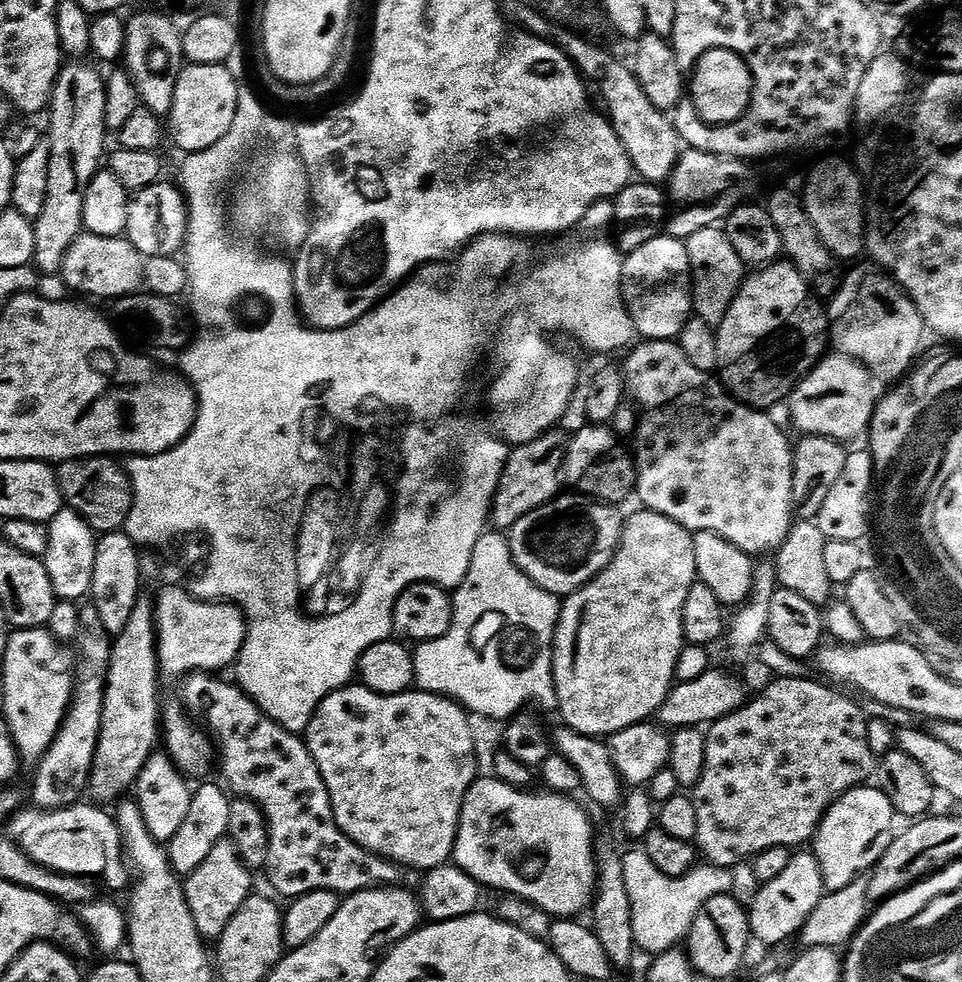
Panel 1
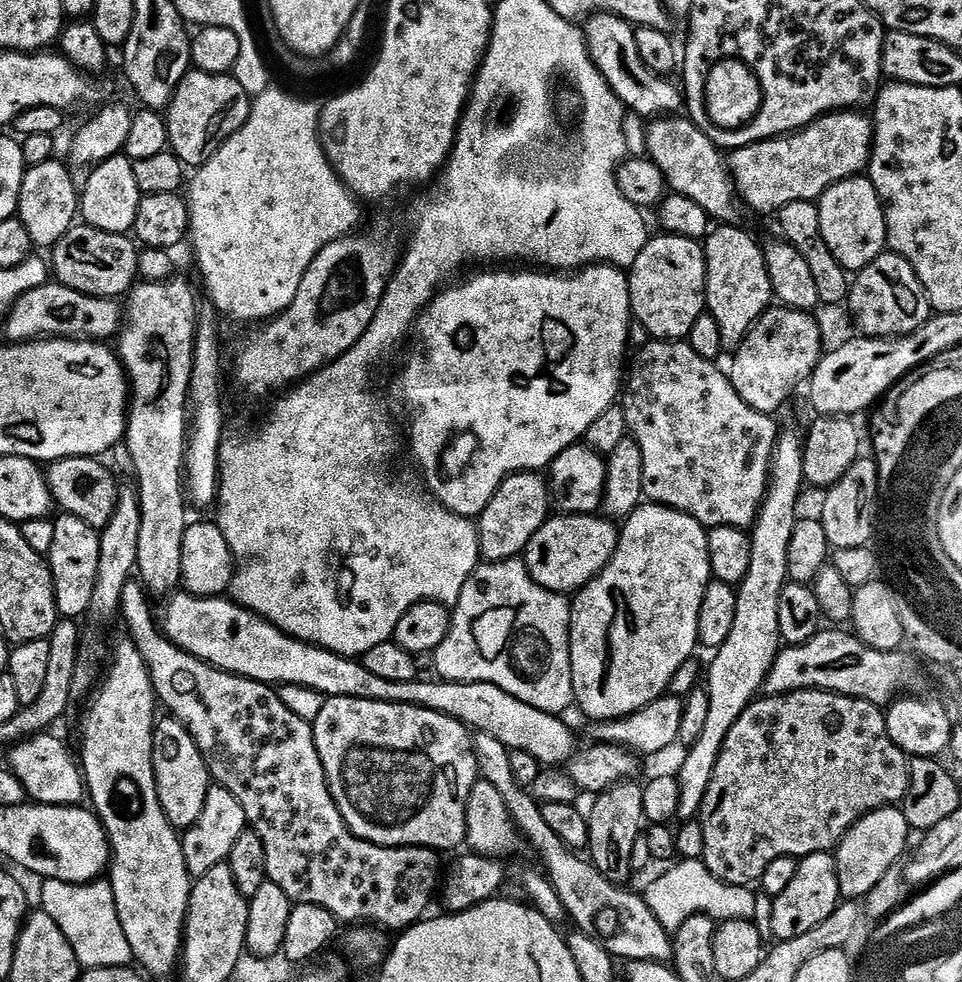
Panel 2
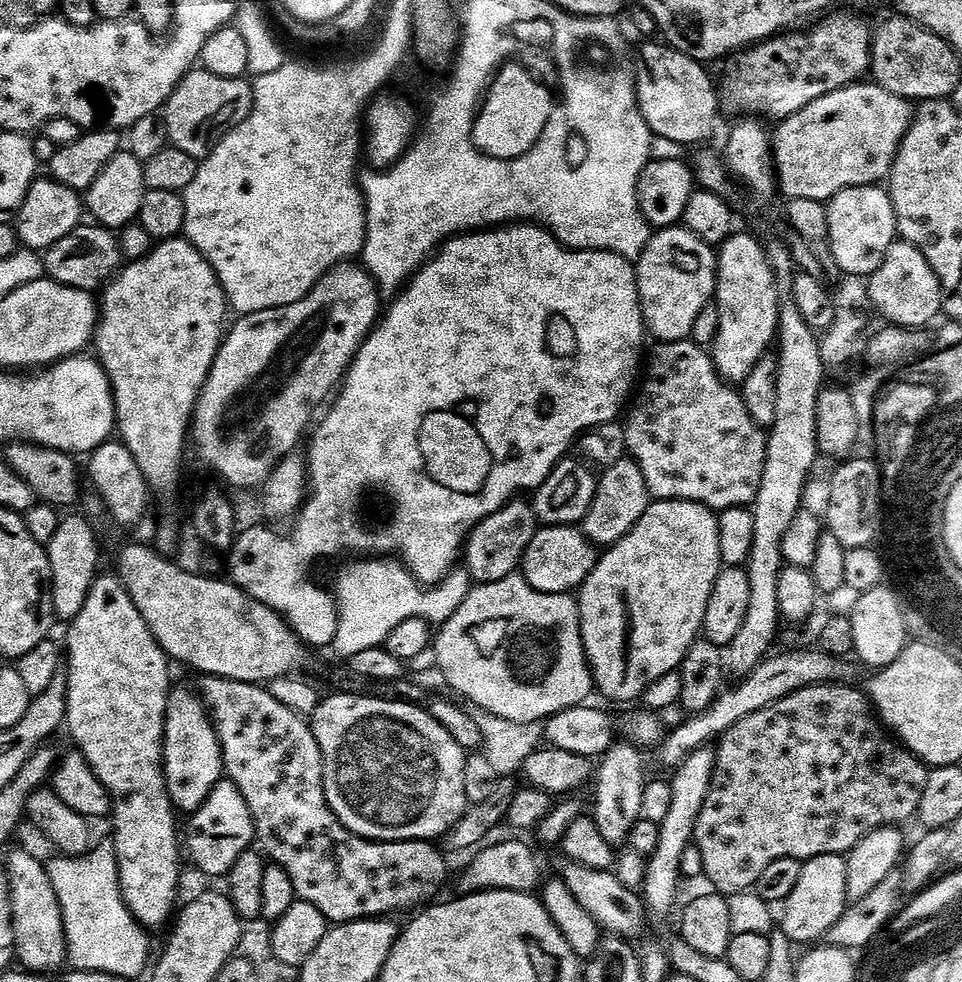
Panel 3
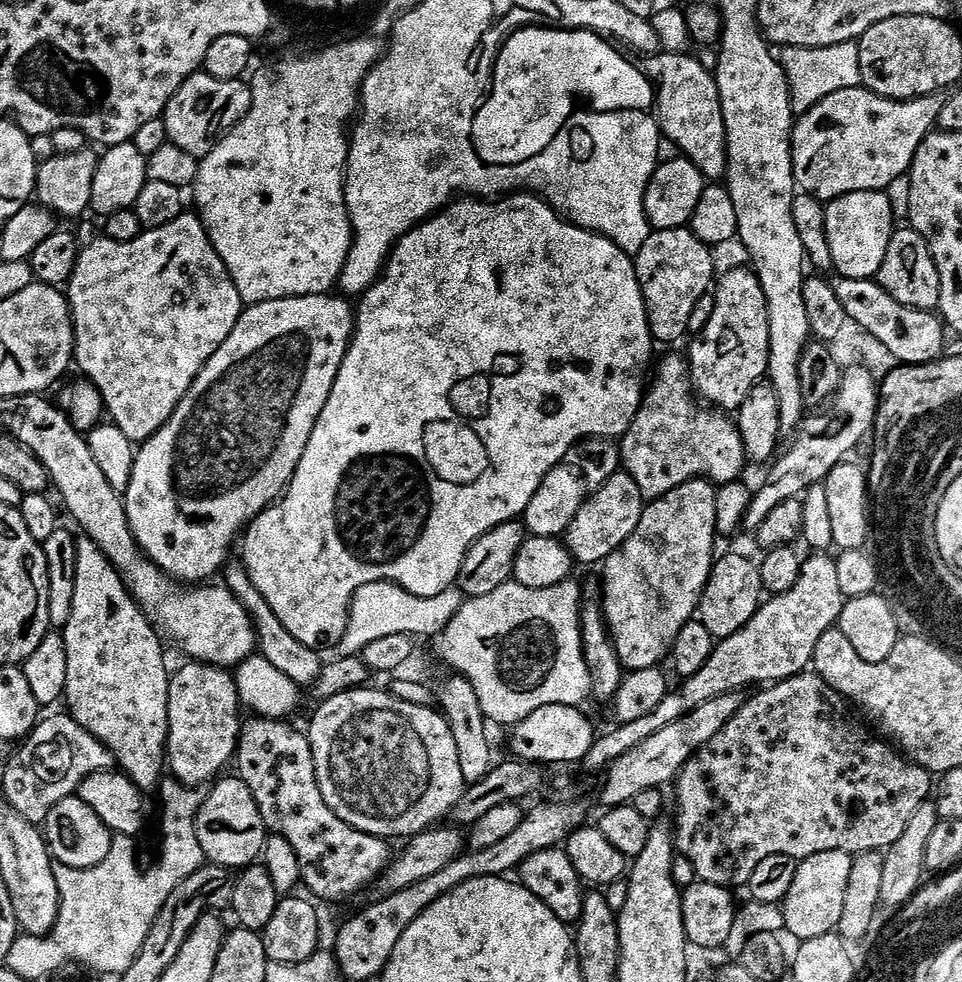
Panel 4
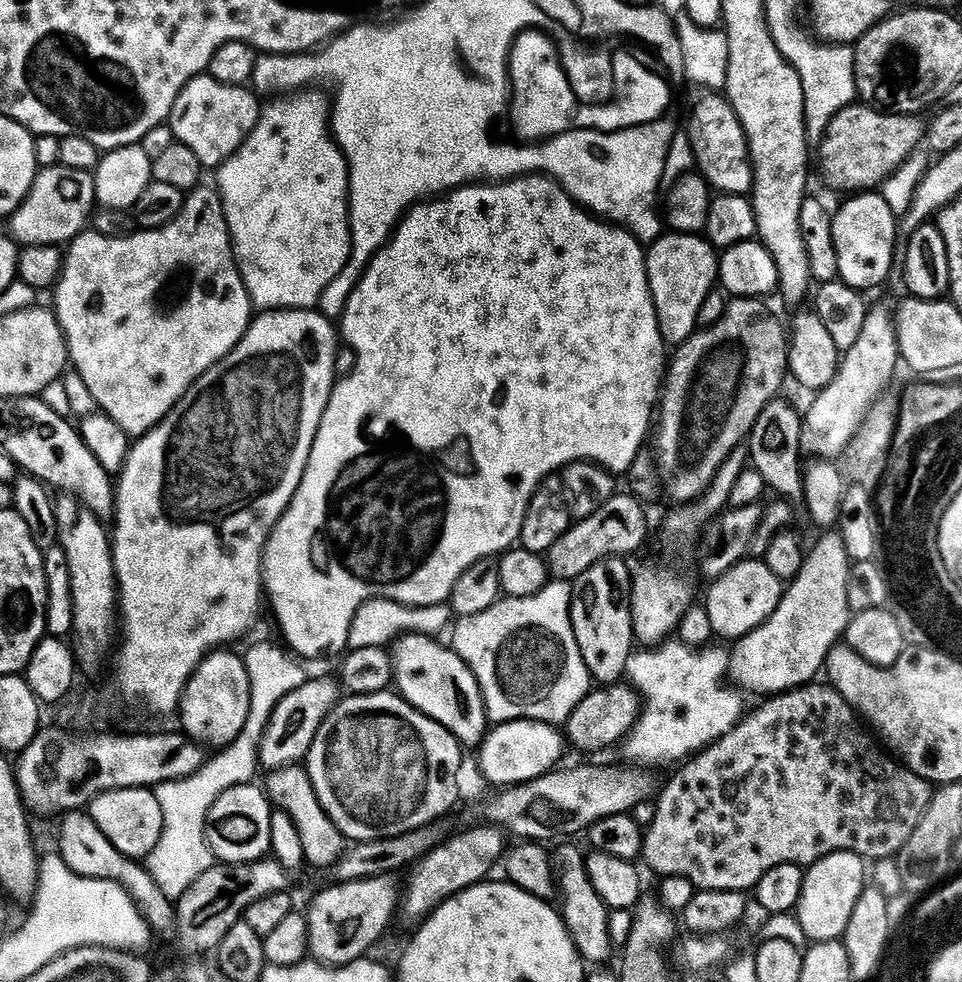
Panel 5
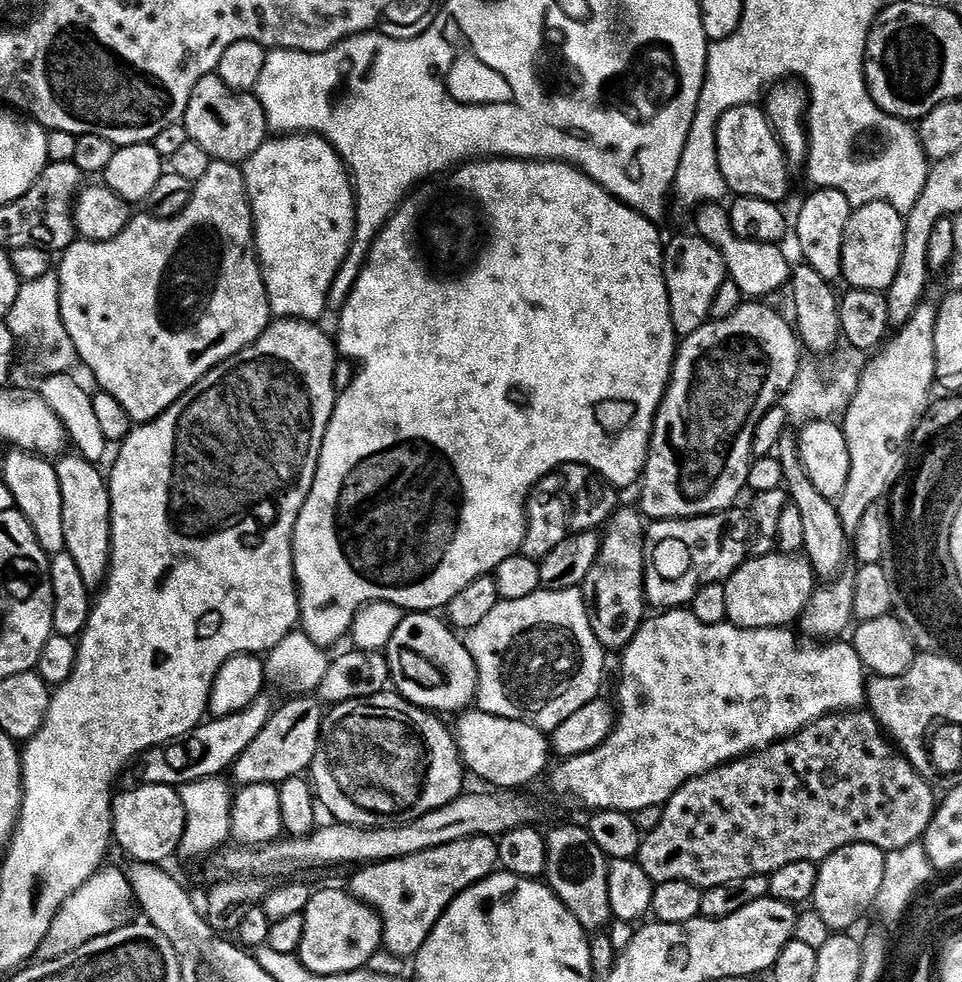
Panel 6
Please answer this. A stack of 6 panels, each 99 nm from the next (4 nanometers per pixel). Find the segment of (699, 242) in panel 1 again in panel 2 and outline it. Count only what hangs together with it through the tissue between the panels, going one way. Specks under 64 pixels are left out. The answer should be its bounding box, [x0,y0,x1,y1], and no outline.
[703,223,774,350]

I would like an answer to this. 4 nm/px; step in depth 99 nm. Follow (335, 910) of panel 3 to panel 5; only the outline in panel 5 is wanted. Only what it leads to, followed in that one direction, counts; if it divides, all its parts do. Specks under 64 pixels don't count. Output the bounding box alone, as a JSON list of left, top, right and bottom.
[267,767,344,868]

